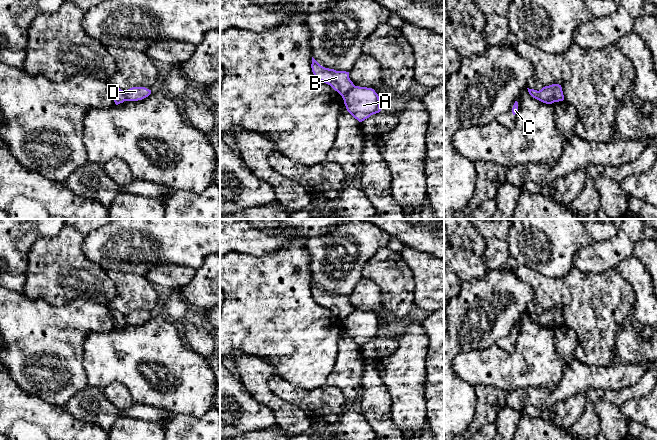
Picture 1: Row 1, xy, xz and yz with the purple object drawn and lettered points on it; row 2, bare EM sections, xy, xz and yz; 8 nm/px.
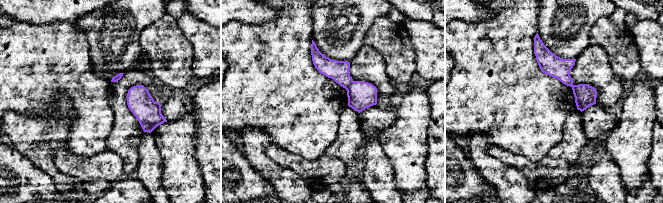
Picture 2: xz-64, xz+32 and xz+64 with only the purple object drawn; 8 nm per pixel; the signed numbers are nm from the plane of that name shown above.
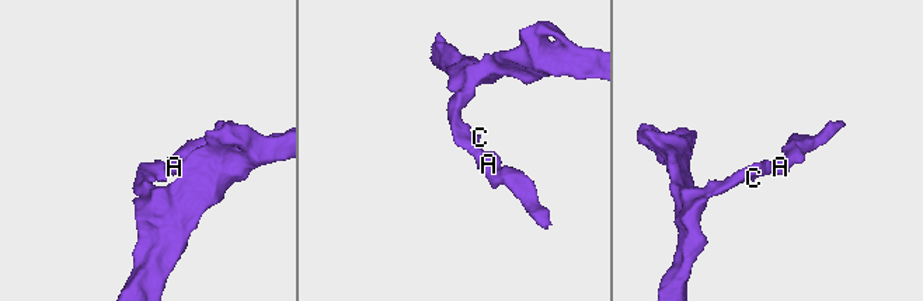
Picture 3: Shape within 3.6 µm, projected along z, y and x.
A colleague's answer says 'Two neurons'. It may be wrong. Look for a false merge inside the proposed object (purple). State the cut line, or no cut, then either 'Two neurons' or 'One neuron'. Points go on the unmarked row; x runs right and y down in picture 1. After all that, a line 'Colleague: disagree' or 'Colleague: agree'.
Split along xz (354, 309), (342, 321). Two neurons
Colleague: agree

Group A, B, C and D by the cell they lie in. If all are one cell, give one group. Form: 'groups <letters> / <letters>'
groups A D / B C

